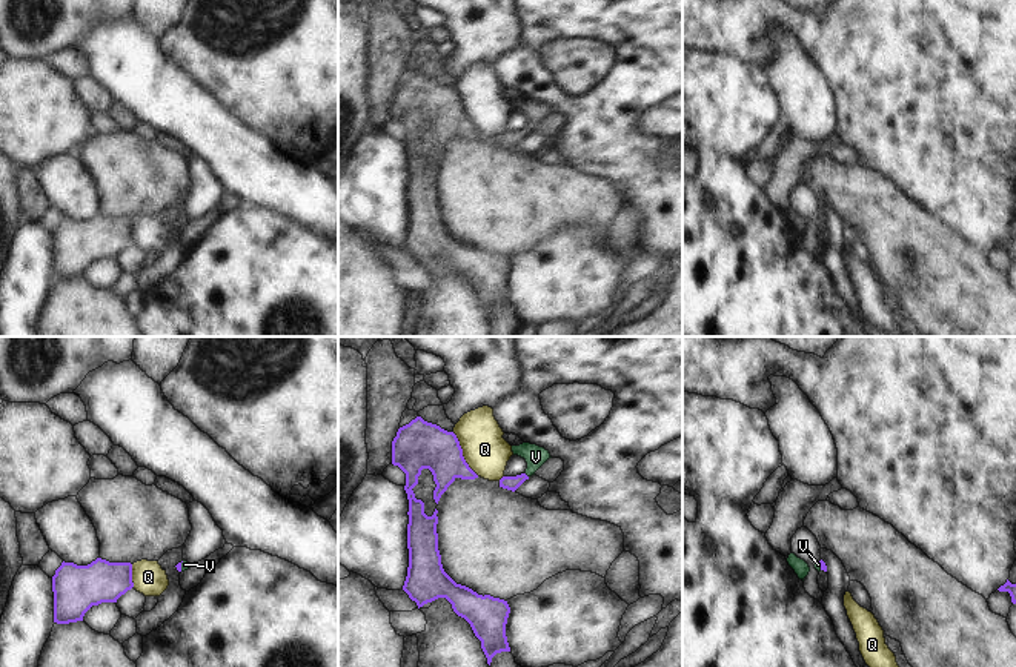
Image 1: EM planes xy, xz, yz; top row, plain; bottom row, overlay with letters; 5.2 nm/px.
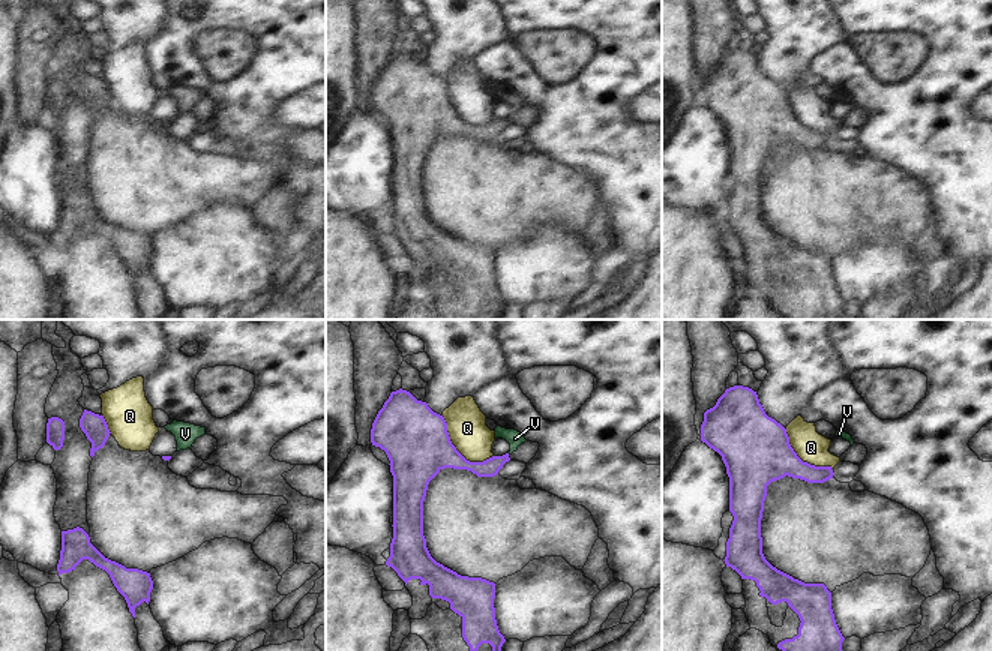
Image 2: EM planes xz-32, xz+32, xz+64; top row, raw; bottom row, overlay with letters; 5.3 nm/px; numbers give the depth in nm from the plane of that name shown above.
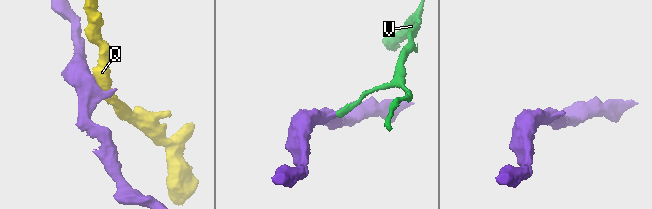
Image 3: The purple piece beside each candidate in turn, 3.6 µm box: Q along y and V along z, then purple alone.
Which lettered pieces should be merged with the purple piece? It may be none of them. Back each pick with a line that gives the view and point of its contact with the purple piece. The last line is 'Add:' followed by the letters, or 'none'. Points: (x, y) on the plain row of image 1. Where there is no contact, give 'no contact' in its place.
V: xz (526, 131)
Add: V

